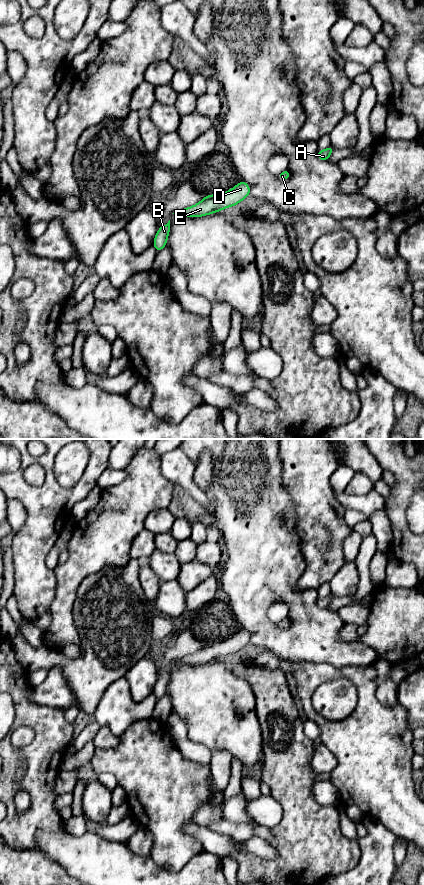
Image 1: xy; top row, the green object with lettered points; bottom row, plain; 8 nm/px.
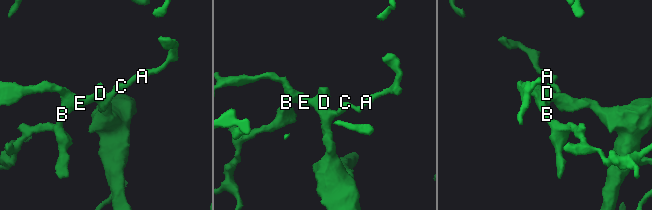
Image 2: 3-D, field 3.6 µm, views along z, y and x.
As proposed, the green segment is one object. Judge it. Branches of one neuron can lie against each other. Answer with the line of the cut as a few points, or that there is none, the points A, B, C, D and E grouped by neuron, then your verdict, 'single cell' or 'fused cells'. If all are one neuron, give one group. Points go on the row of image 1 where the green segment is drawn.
no cut | A B C D E | single cell

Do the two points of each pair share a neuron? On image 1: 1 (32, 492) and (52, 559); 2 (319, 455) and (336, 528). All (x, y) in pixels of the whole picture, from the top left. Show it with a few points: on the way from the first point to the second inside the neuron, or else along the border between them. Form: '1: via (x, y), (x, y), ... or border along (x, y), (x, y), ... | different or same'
1: border along (62, 530), (46, 557), (46, 565), (51, 570) | different
2: via (319, 473), (319, 510) | same

